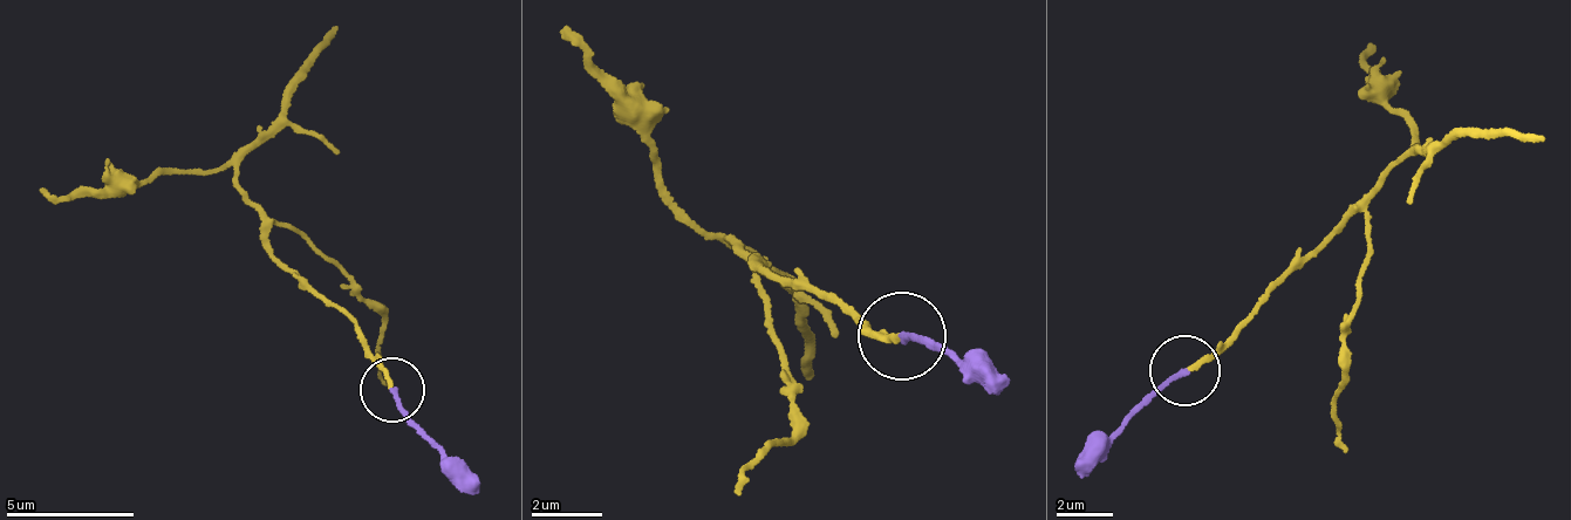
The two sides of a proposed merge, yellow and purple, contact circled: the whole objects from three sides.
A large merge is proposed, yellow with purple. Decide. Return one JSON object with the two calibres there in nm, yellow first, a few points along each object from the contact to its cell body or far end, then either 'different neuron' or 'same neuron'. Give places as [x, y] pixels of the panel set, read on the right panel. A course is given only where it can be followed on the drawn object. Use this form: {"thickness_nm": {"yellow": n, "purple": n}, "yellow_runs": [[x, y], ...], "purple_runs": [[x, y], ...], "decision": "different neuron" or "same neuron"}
{"thickness_nm": {"yellow": 170, "purple": 190}, "yellow_runs": [[1183, 368], [1327, 241], [1412, 150], [1405, 120], [1387, 114], [1370, 40]], "purple_runs": [[1183, 368], [1102, 447], [1081, 481]], "decision": "same neuron"}

